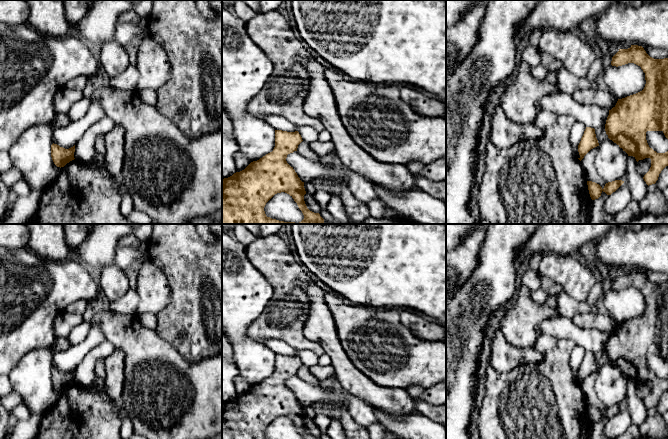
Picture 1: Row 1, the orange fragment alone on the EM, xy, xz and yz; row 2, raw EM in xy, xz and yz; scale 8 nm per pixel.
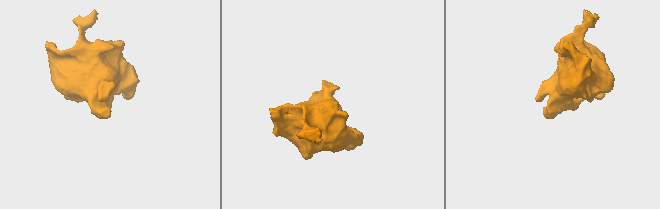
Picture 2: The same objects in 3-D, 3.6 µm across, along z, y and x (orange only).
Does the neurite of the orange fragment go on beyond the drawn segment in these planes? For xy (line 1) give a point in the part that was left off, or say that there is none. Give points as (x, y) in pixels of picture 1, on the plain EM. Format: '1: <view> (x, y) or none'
1: none

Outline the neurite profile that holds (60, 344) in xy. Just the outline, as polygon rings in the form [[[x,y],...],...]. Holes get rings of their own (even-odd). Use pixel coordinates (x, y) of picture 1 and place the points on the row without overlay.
[[[56,337],[53,341],[53,345],[54,345],[54,353],[64,351],[70,347],[69,342],[67,341],[67,338]]]

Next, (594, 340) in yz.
[[[561,316],[544,320],[536,329],[541,335],[573,340],[576,345],[594,353],[605,350],[609,339],[606,332],[597,328],[580,328],[572,319]]]

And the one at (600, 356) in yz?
[[[605,350],[599,351],[595,353],[596,362],[598,364],[598,367],[601,368],[605,364],[609,363],[608,359],[605,355]]]

